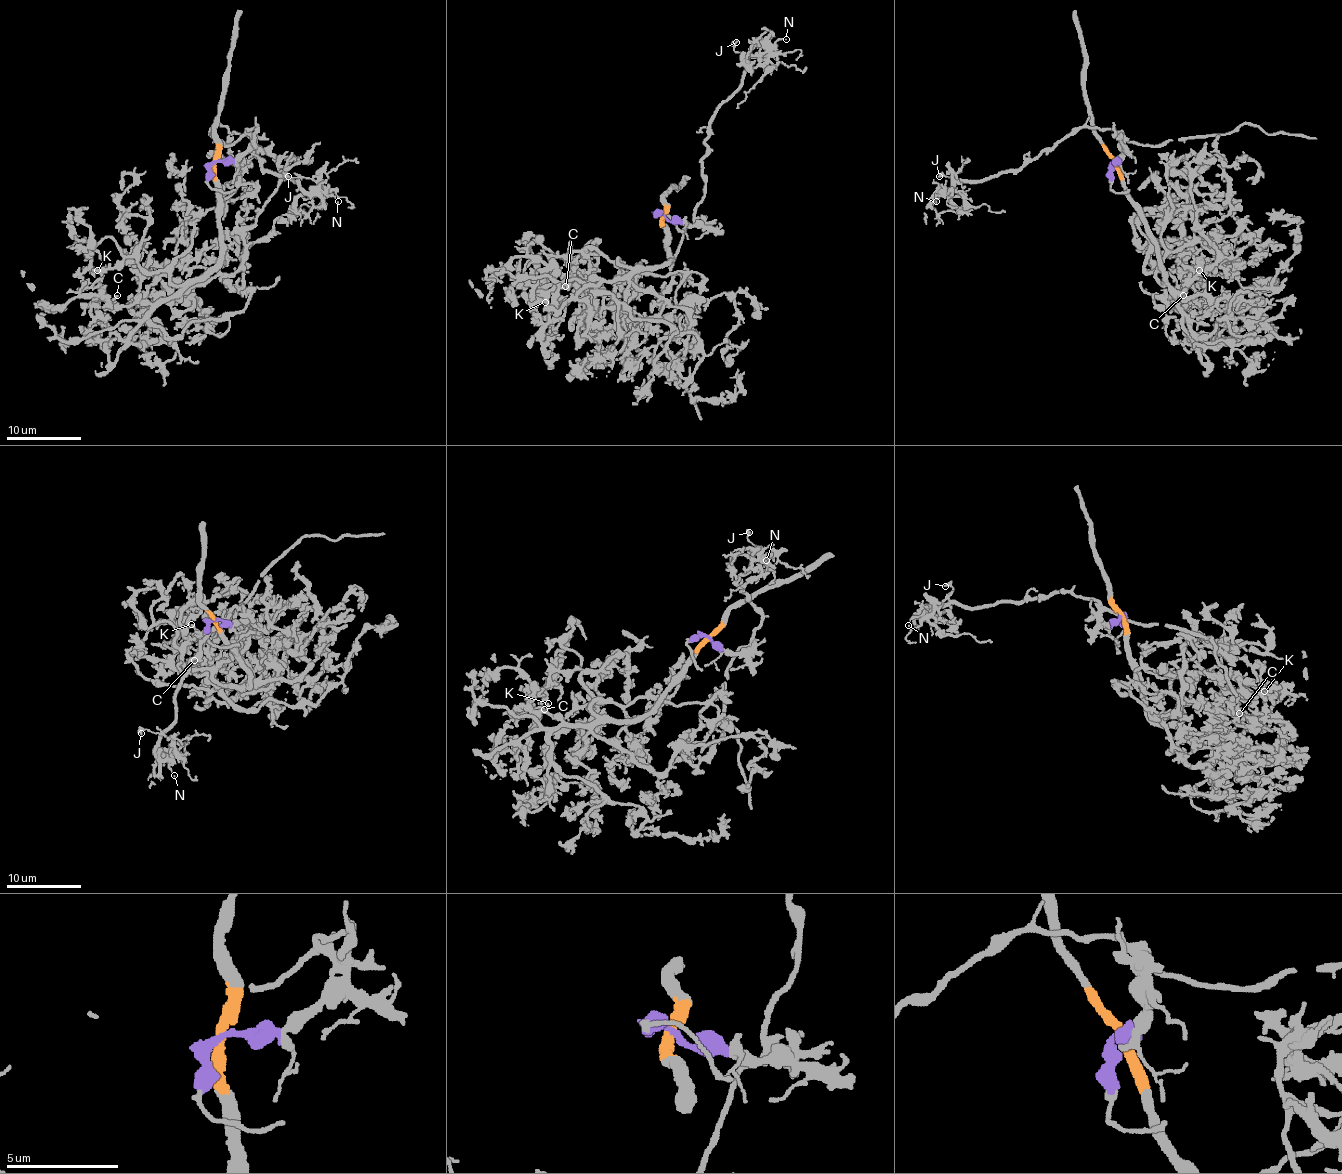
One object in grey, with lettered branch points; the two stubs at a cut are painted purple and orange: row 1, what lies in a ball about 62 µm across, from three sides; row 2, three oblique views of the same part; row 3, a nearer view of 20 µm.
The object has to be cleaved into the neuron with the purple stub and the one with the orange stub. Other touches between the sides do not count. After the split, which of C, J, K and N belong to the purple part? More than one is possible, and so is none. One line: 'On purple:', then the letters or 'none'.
On purple: J, N

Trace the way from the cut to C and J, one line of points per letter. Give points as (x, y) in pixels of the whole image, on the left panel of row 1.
C: (214, 161), (220, 260), (201, 276), (187, 280), (164, 299), (122, 306), (110, 302), (118, 295)
J: (214, 161), (233, 161), (246, 150), (246, 129), (257, 128), (253, 142), (261, 167), (289, 176)

